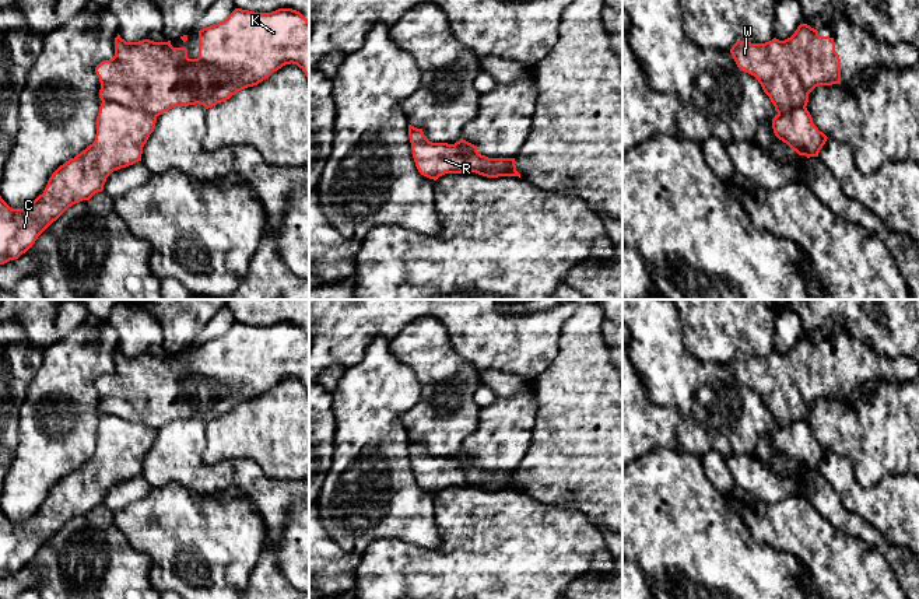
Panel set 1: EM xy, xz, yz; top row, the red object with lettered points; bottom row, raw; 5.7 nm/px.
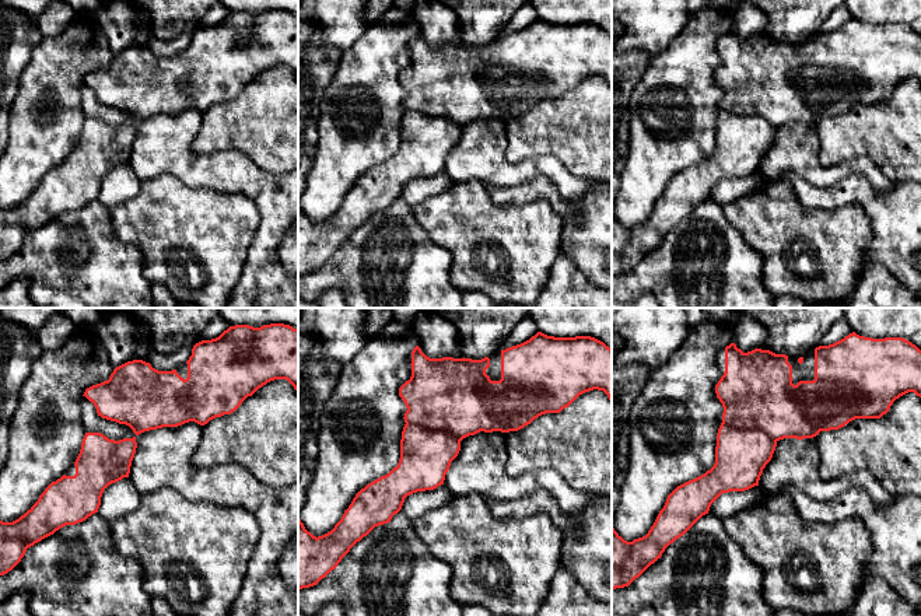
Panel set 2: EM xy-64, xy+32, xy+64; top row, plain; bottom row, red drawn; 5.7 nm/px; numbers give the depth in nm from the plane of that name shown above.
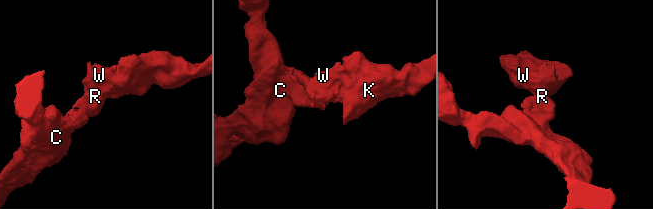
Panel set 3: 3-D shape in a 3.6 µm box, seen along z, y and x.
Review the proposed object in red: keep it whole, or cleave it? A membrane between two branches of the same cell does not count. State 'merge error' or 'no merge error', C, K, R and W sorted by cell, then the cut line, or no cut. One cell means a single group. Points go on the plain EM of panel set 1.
merge error | C R / K W | xy (102, 414), (114, 414), (139, 421), (155, 430)

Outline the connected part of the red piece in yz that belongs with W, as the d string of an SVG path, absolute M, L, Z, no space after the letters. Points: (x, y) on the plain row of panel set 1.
M807 337L785 354L737 354L730 367L740 383L758 393L778 427L806 421L808 407L818 399L841 397L834 351L820 350Z

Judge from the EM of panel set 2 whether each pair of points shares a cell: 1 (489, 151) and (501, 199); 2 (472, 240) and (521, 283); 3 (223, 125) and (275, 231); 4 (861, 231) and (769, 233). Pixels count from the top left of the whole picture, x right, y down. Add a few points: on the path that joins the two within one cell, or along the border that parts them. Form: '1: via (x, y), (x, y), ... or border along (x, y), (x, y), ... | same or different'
1: border along (531, 178), (512, 186), (484, 184) | different
2: via (482, 249), (508, 275) | same
3: border along (202, 153), (241, 150), (261, 168) | different
4: via (839, 231), (822, 228), (791, 231) | same

